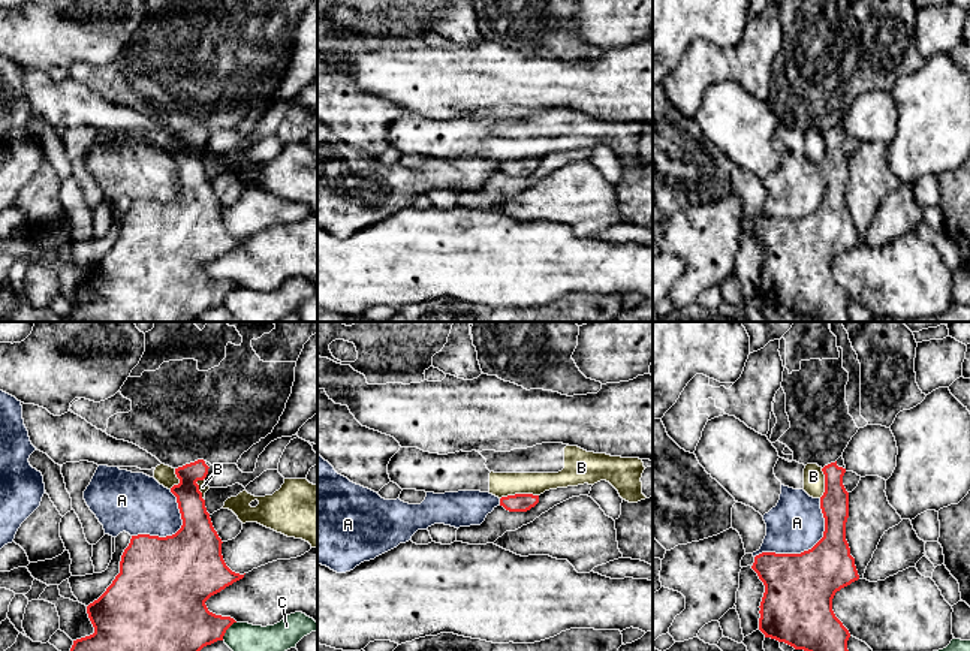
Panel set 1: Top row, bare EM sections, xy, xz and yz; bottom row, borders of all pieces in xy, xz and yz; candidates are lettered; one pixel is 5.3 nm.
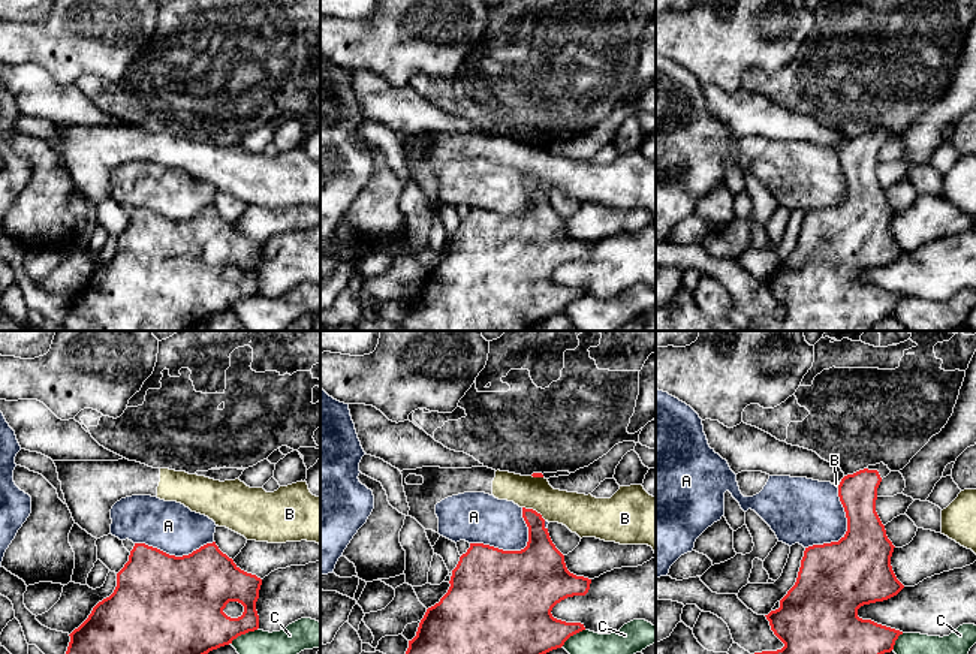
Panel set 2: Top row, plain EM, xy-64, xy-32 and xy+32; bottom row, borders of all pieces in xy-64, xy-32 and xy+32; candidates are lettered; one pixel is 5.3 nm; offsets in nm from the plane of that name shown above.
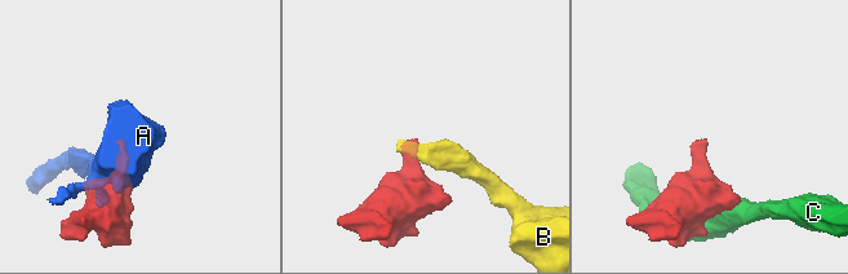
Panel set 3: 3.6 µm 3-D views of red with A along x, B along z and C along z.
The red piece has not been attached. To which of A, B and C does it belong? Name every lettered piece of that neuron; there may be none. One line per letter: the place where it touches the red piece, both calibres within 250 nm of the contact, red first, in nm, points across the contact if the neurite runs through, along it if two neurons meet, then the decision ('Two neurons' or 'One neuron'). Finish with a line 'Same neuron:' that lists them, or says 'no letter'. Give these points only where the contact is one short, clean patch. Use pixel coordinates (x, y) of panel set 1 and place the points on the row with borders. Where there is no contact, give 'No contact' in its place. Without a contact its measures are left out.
A: Touches red at yz (809, 549). Thickness 360 nm (red) against 300 nm. Two neurons
B: Touches red at xz (518, 494). Thickness 100 nm (red) against 130 nm. Boundary: xz (538, 494), (508, 494), (500, 499). Two neurons
C: Touches red at xy (226, 629). Thickness 320 nm (red) against 160 nm. Two neurons
Same neuron: no letter

